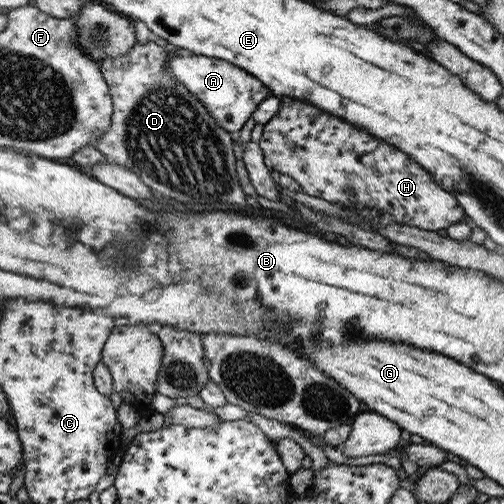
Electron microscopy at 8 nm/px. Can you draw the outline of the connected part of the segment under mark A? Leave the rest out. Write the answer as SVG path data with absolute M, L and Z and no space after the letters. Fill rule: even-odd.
M191 55L171 56L166 63L166 70L171 77L181 84L207 109L213 120L232 135L251 117L255 107L267 96L269 90L251 74L229 64L225 60L211 59L207 56Z

